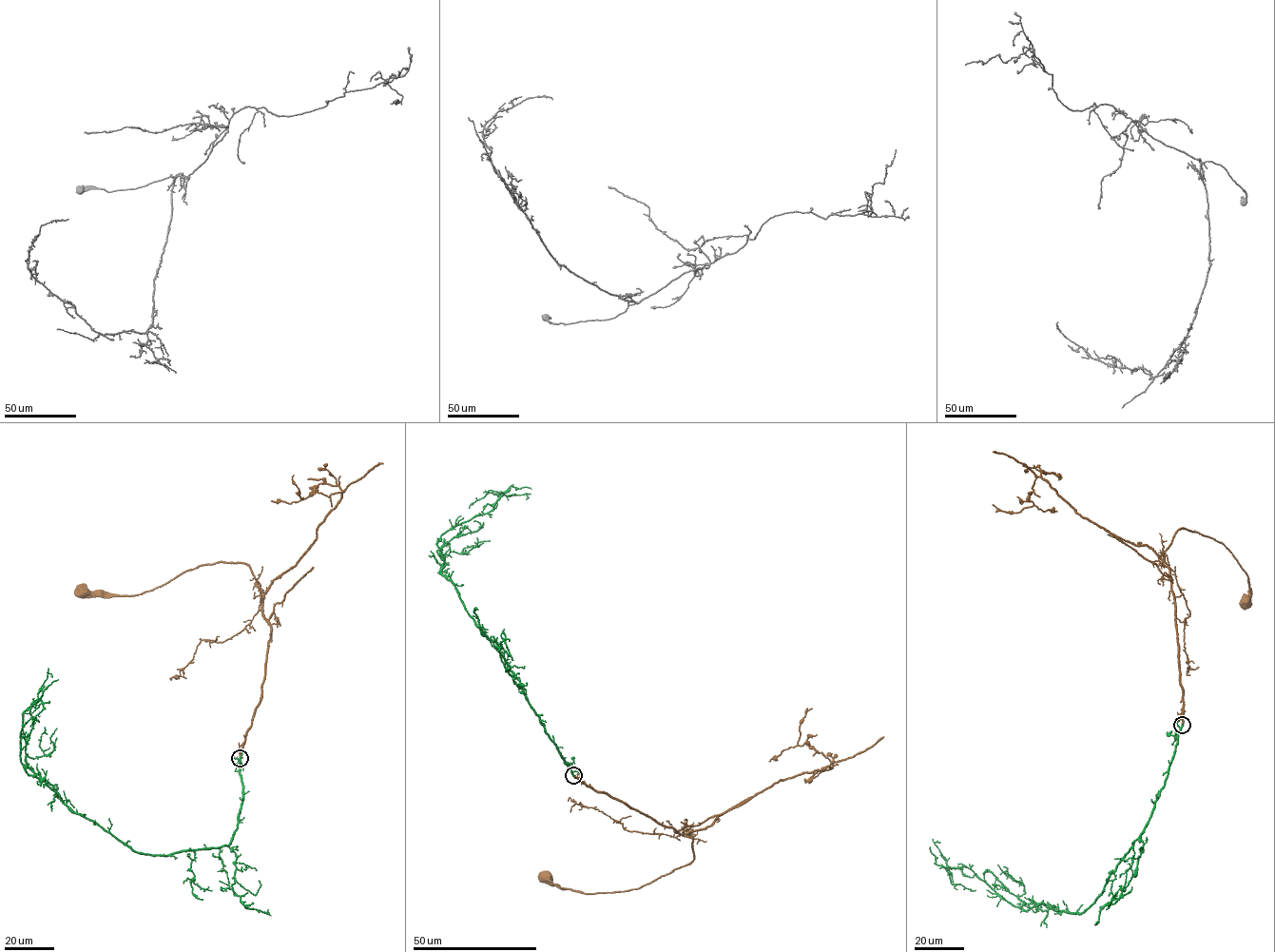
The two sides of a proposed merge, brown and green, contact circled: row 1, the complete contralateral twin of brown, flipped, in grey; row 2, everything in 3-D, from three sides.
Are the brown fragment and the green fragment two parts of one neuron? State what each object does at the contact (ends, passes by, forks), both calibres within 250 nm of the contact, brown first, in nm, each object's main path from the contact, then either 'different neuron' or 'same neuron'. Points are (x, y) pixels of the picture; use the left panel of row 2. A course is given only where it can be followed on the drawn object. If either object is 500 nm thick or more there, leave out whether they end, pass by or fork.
brown passes by | green ends | 280/440 nm | brown via (240, 758), (260, 700), (270, 631), (250, 567), (200, 566), (135, 595), (107, 597), (83, 591) | green via (240, 758), (242, 803), (230, 843), (146, 854), (28, 773), (19, 755), (25, 710), (42, 701), (22, 728) | same neuron

